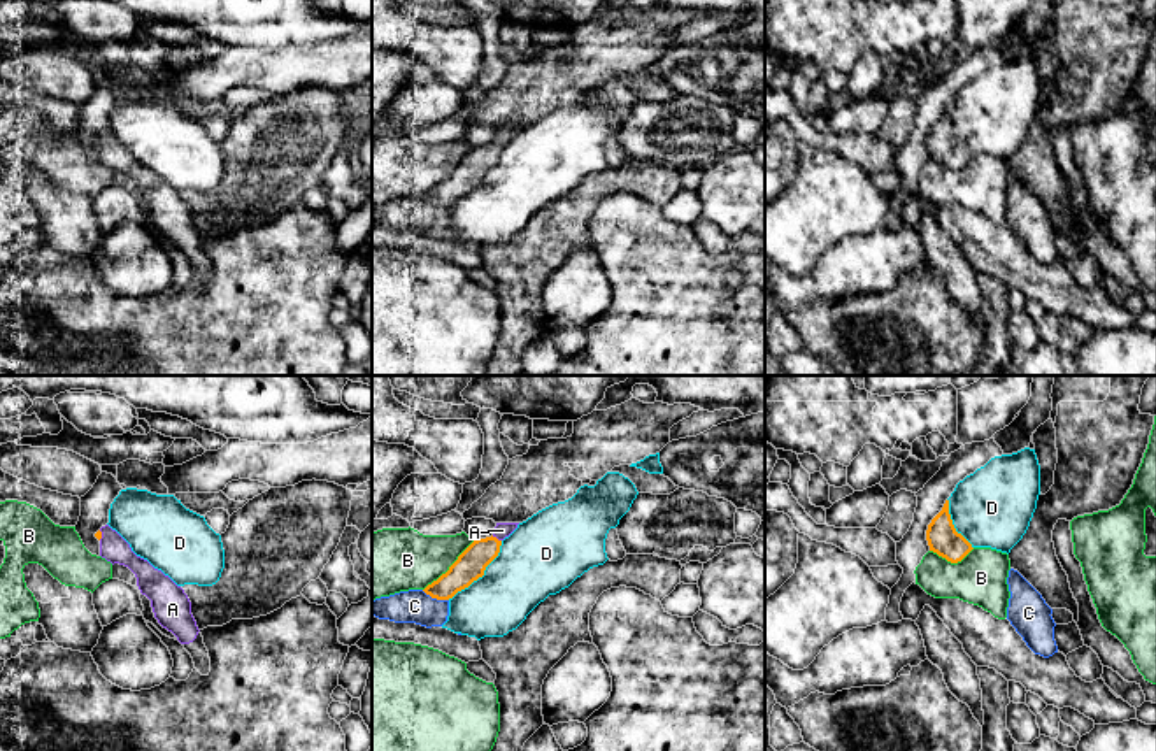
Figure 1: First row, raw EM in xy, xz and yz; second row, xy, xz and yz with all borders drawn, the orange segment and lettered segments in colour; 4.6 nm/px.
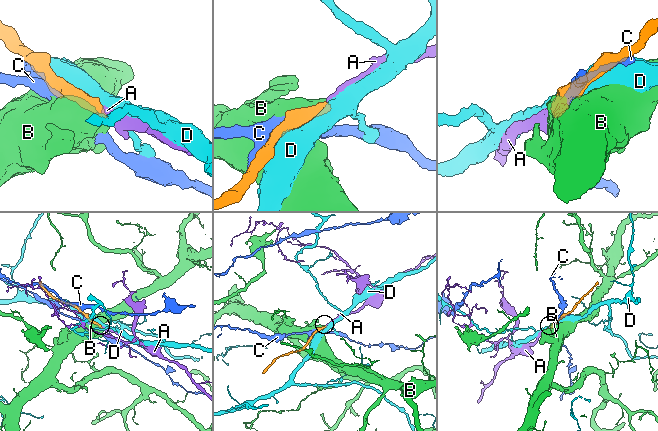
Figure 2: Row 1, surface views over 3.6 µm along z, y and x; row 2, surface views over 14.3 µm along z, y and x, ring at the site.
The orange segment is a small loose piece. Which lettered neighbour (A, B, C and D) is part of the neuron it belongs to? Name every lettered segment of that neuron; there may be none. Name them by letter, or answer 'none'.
A

